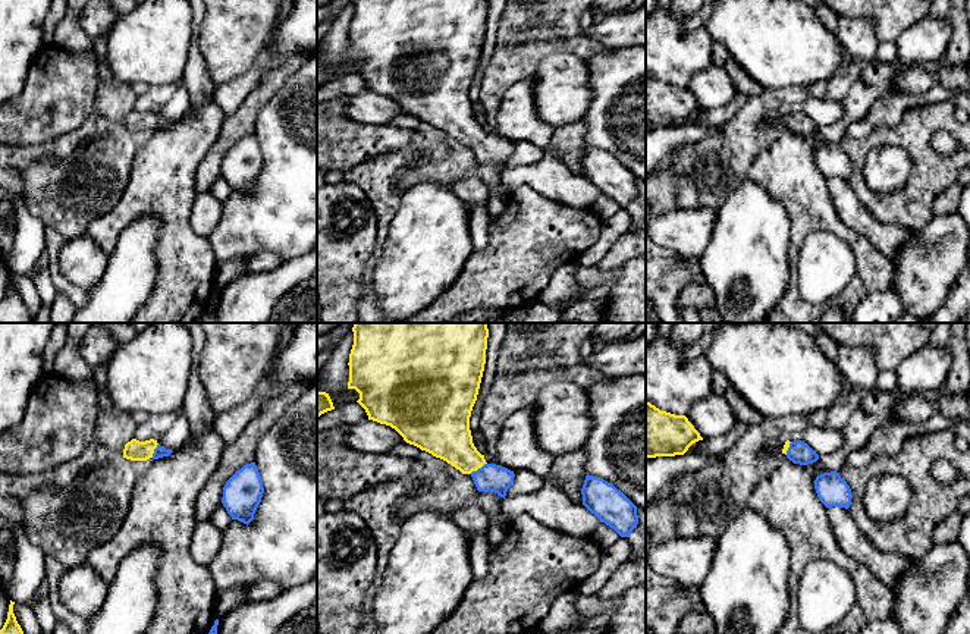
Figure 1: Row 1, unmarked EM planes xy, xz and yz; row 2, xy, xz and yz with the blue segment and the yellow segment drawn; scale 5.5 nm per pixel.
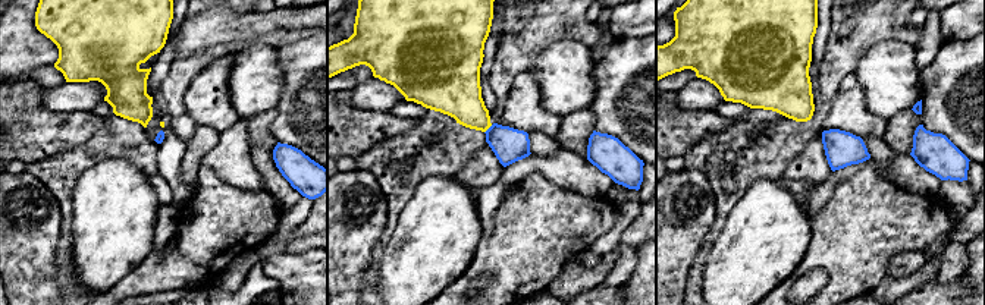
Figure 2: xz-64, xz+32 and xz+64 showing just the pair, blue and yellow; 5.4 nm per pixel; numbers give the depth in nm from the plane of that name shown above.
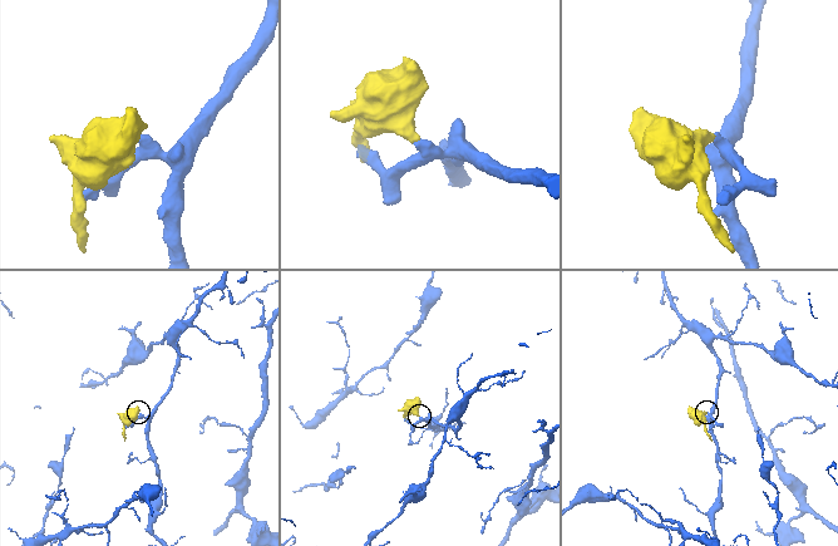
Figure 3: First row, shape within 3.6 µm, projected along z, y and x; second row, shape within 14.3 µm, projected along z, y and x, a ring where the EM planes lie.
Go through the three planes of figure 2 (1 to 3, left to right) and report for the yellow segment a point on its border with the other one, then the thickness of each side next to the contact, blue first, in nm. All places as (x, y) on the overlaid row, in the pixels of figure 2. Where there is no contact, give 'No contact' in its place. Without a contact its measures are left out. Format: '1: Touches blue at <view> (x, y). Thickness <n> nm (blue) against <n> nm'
1: No contact
2: Touches blue at xz+32 (488, 129). Thickness 190 nm (blue) against 260 nm
3: No contact

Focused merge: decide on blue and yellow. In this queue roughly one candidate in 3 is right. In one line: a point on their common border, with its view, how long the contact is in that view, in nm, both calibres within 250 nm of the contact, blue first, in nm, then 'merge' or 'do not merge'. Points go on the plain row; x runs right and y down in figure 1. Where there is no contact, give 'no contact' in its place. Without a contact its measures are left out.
meets blue in xz at (479, 140); contact 110 nm long; 160 nm thick on the blue side, 260 nm on the other; merge

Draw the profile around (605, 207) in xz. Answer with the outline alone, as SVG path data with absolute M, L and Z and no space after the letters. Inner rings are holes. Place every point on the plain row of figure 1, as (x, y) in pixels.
M599 194L590 207L603 222L609 222L621 208L613 200L605 194Z

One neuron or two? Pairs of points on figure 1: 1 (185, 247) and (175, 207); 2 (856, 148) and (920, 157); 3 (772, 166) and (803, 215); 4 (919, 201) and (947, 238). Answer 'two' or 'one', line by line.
1: one
2: one
3: one
4: two

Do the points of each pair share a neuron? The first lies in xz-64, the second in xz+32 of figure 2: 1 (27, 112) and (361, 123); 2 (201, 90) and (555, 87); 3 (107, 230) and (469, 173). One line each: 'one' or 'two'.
1: one
2: two
3: two

